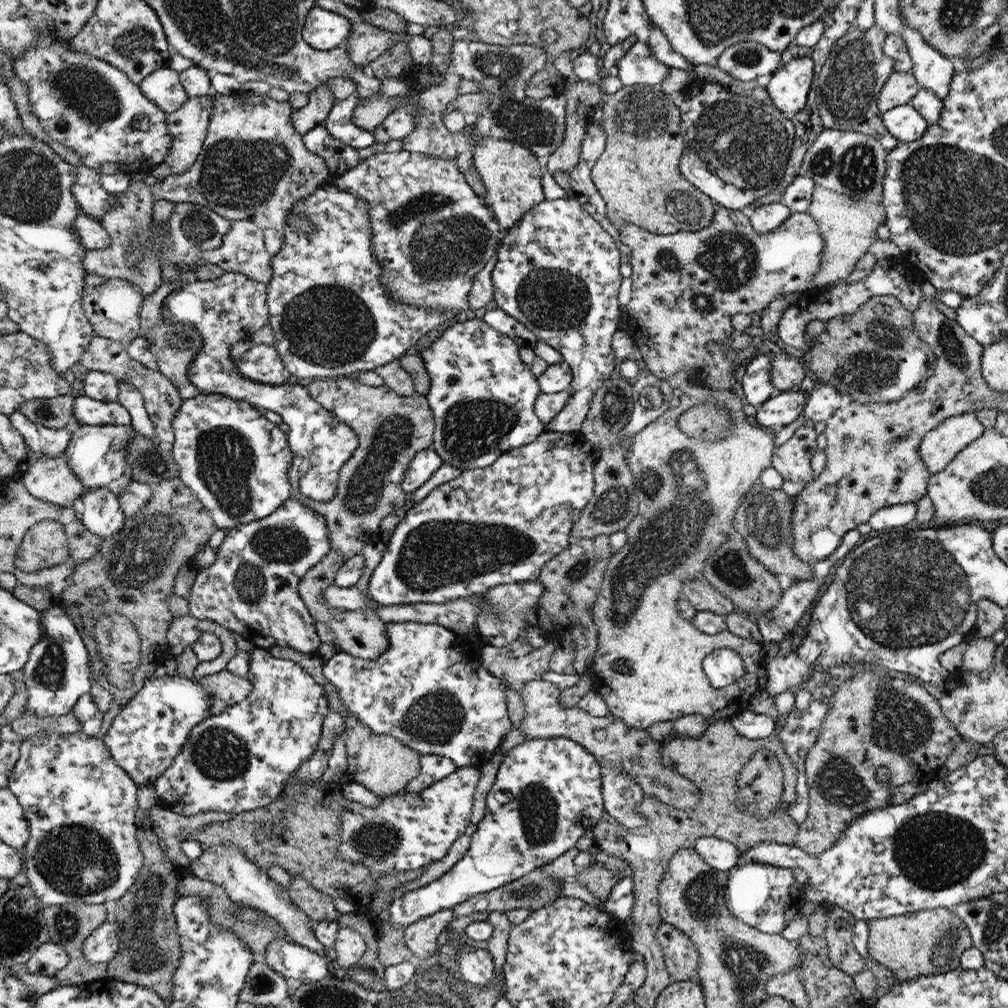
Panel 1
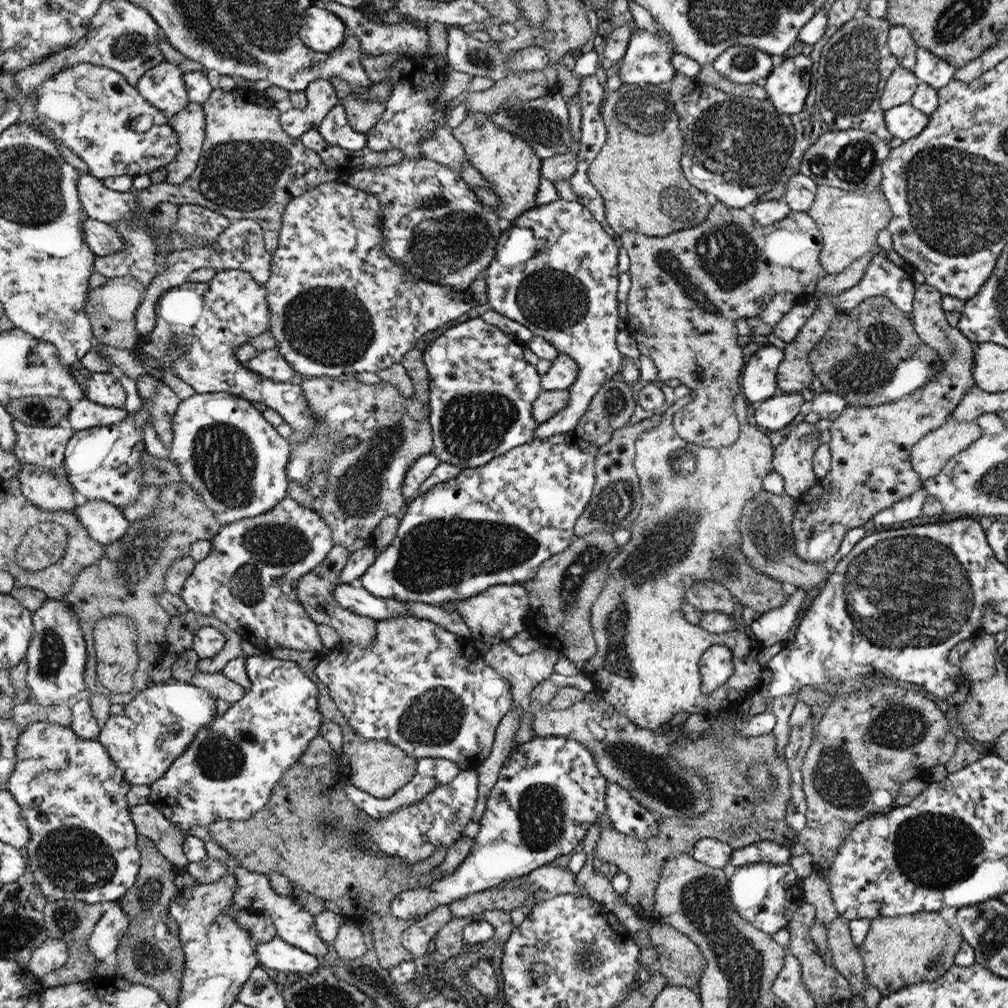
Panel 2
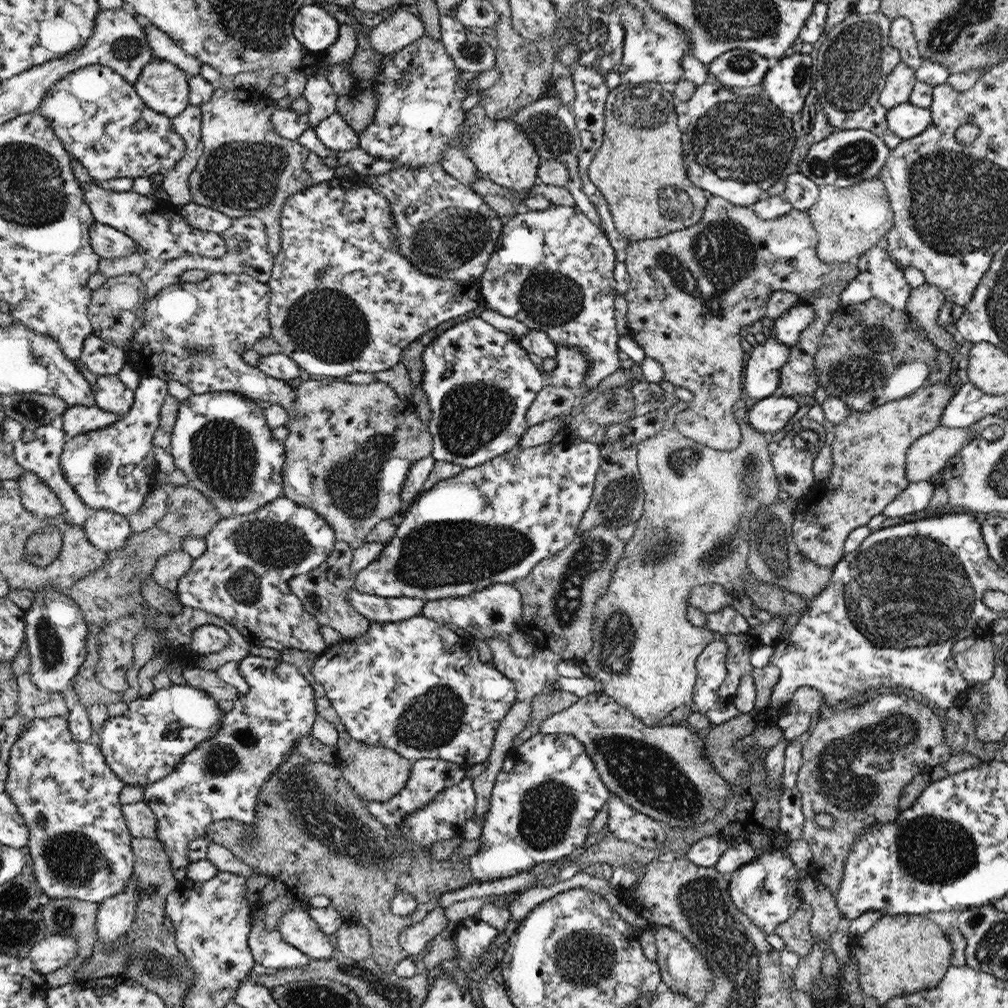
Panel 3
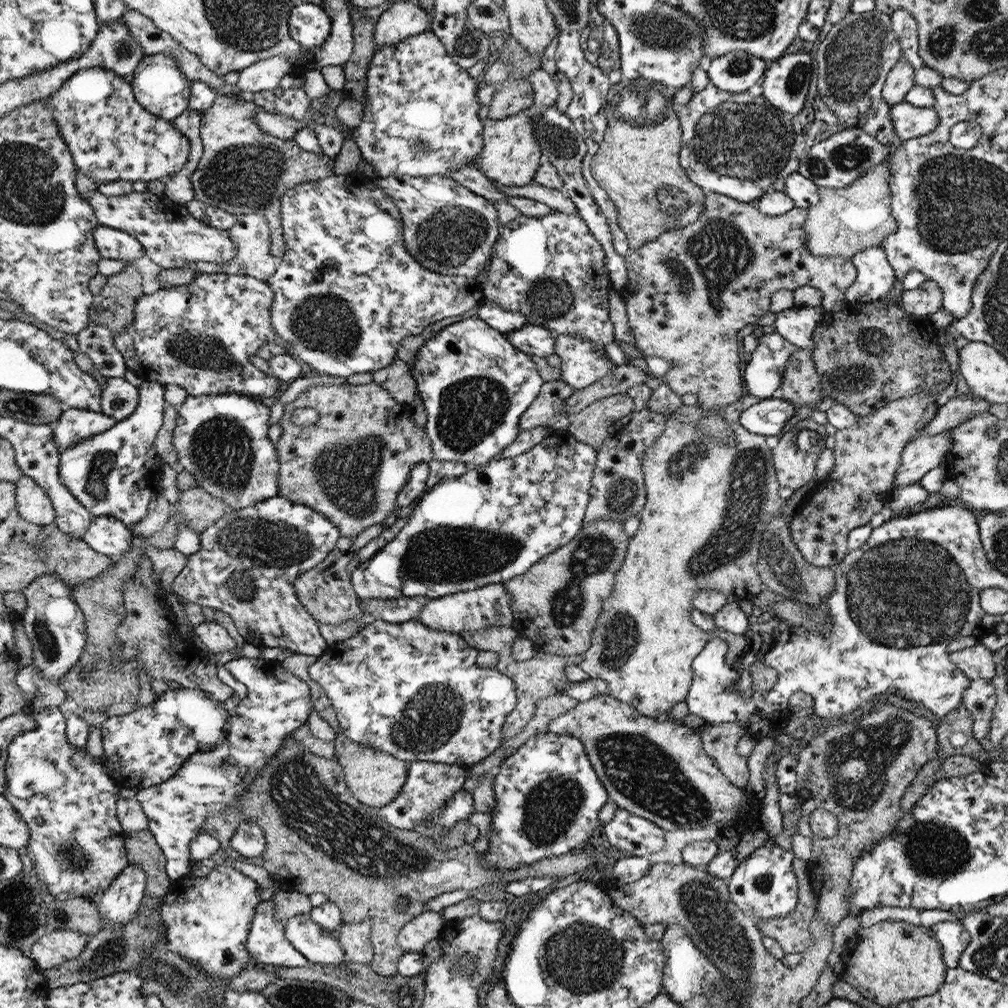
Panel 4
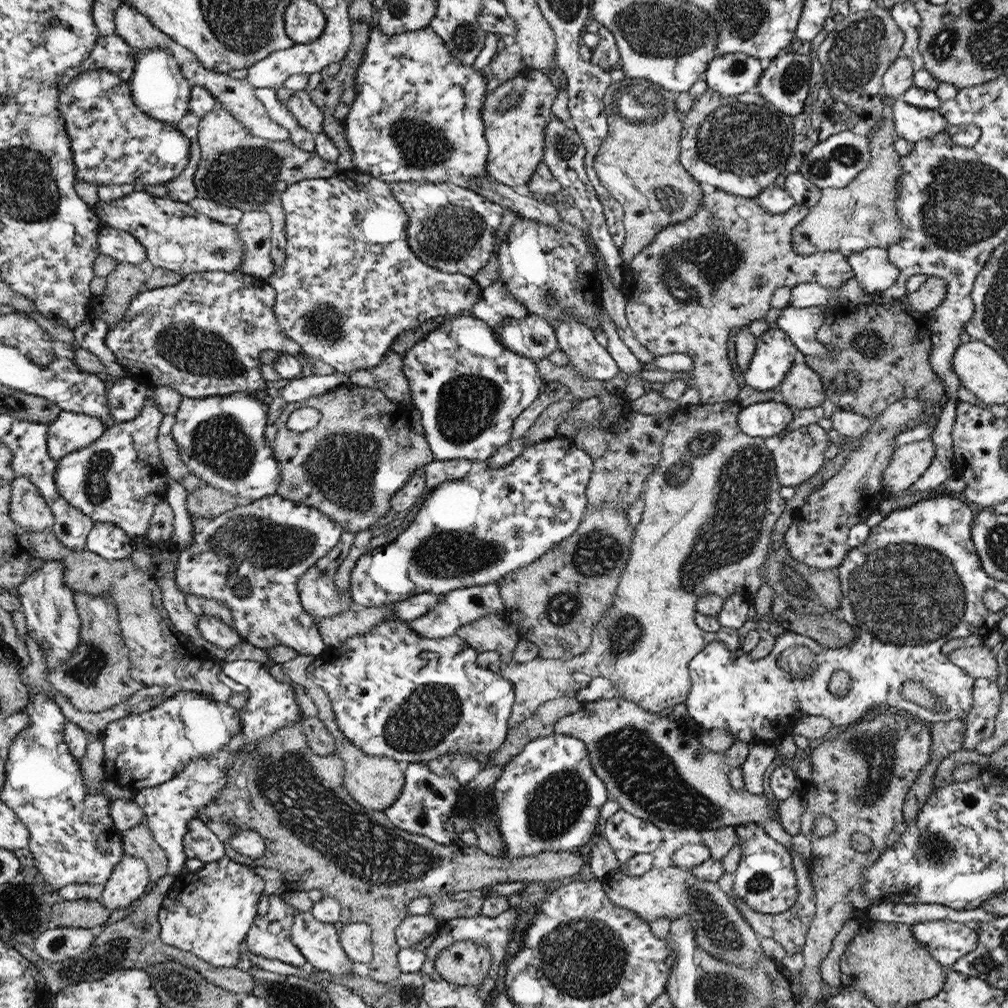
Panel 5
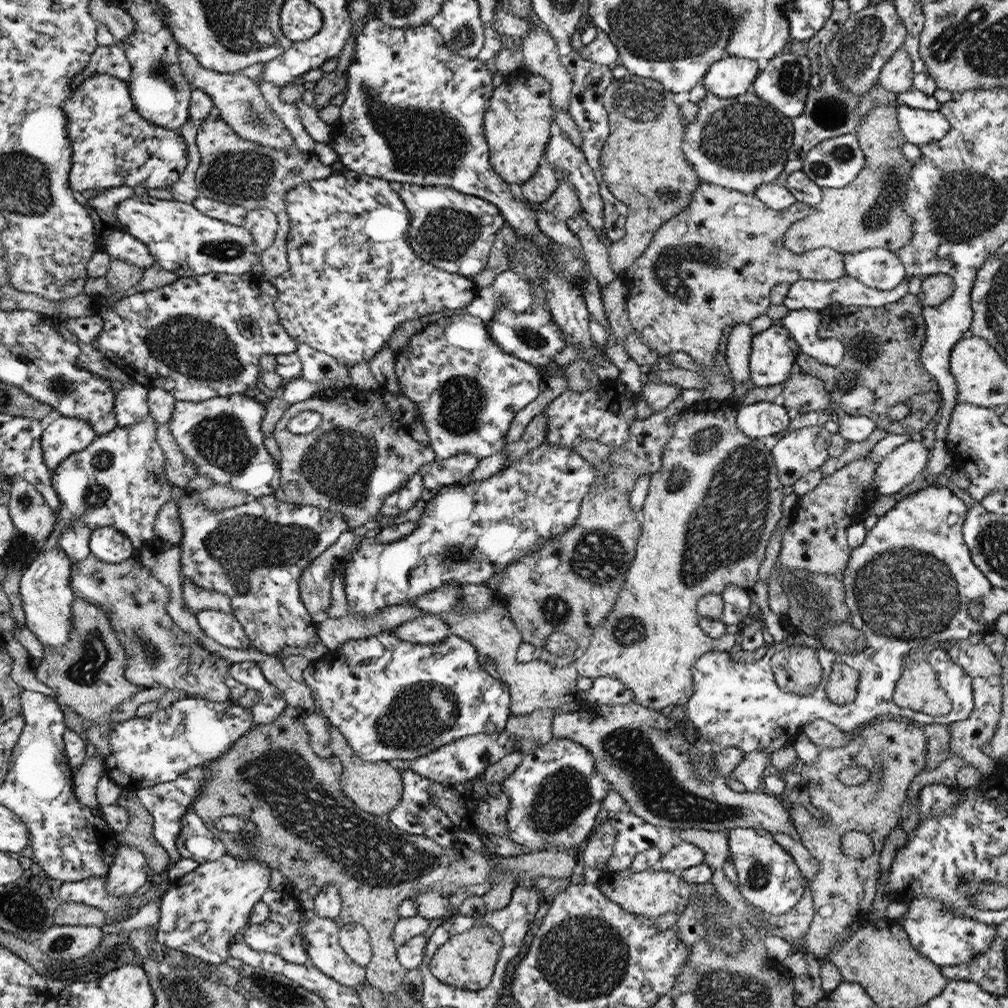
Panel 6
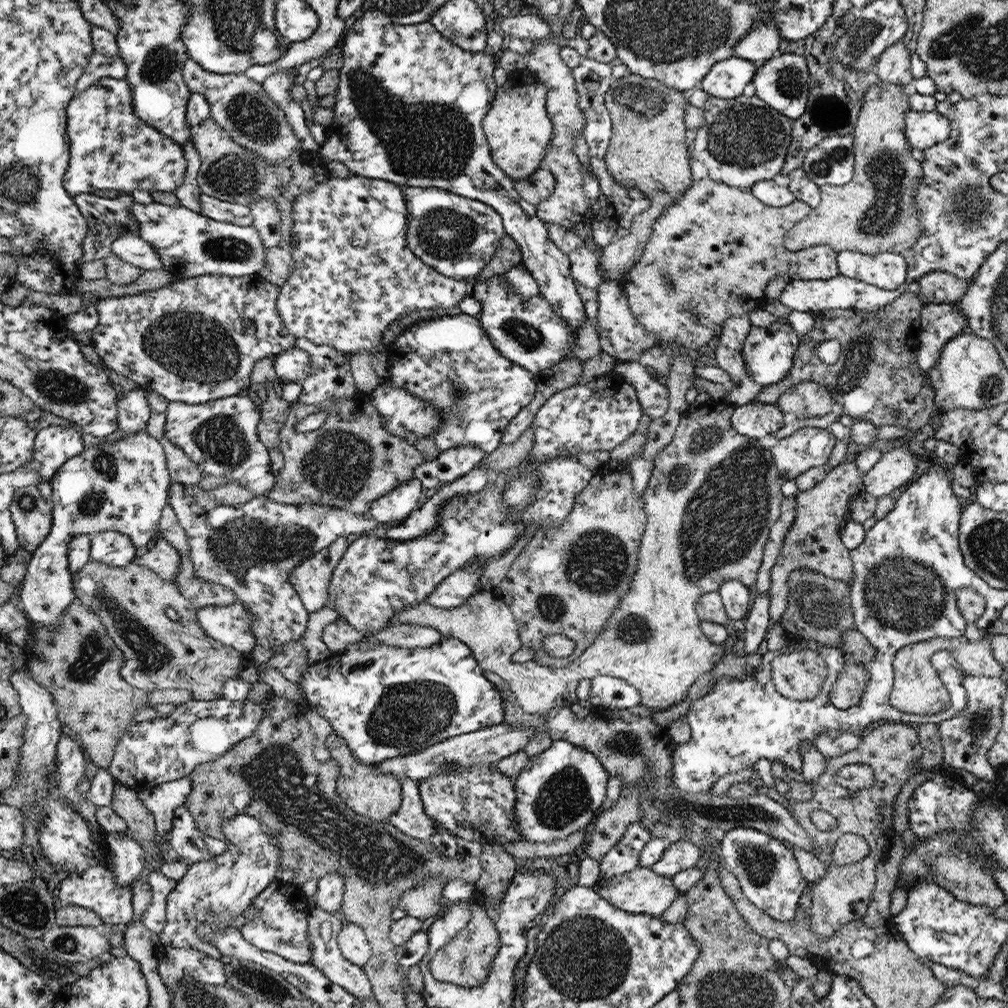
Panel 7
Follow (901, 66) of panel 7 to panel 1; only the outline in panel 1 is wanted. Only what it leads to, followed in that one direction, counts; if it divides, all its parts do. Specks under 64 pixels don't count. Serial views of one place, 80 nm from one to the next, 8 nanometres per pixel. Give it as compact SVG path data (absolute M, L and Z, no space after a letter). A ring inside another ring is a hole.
M893 72L879 96L878 107L882 114L891 108L910 103L919 87L912 72Z

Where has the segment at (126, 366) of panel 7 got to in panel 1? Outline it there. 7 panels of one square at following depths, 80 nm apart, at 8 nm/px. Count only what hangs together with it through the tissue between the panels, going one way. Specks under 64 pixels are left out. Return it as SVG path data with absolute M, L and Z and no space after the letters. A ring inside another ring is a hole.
M225 272L222 276L210 281L194 279L185 281L182 287L173 290L164 298L161 314L173 322L195 326L198 334L202 335L202 339L204 339L204 346L200 353L196 353L196 360L190 362L188 377L190 377L192 385L204 390L204 393L222 394L232 400L248 402L252 406L262 407L280 415L283 422L289 426L287 441L290 443L291 451L295 456L306 457L311 462L310 471L300 478L299 489L304 496L308 496L312 500L328 502L332 497L335 497L340 470L344 468L345 462L359 445L358 435L347 424L336 419L334 413L320 407L320 404L316 403L316 400L312 399L308 393L305 383L301 385L289 383L270 385L252 382L238 374L238 368L230 357L230 348L234 344L240 341L251 341L252 335L268 322L268 307L266 306L266 283L260 284L260 282L256 282L256 279L239 272Z

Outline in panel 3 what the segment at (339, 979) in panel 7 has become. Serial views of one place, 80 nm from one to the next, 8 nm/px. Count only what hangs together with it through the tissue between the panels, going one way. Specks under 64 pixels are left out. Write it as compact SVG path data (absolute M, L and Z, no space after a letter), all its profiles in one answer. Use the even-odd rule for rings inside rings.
M302 908L287 910L281 916L277 929L285 941L306 954L310 960L332 959L339 955L332 947L329 936L320 930L307 910Z

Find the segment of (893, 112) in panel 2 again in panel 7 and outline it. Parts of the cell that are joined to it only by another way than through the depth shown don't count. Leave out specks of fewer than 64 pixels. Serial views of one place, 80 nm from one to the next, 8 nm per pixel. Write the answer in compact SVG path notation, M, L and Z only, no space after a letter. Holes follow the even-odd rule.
M909 110L905 116L905 130L912 148L924 150L950 137L950 121L939 112Z

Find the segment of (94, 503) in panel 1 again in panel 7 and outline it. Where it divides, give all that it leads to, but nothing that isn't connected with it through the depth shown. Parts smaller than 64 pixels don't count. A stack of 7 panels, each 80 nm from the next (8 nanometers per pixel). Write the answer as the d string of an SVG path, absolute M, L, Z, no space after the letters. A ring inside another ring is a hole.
M108 530L93 536L93 560L110 566L126 566L133 562L137 548L125 534Z

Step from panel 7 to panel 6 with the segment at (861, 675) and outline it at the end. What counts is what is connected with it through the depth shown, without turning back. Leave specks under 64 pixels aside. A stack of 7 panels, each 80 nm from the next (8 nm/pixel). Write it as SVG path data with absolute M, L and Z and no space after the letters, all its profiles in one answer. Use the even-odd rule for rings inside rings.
M835 662L824 691L830 701L838 705L852 702L858 695L860 672L842 662Z

